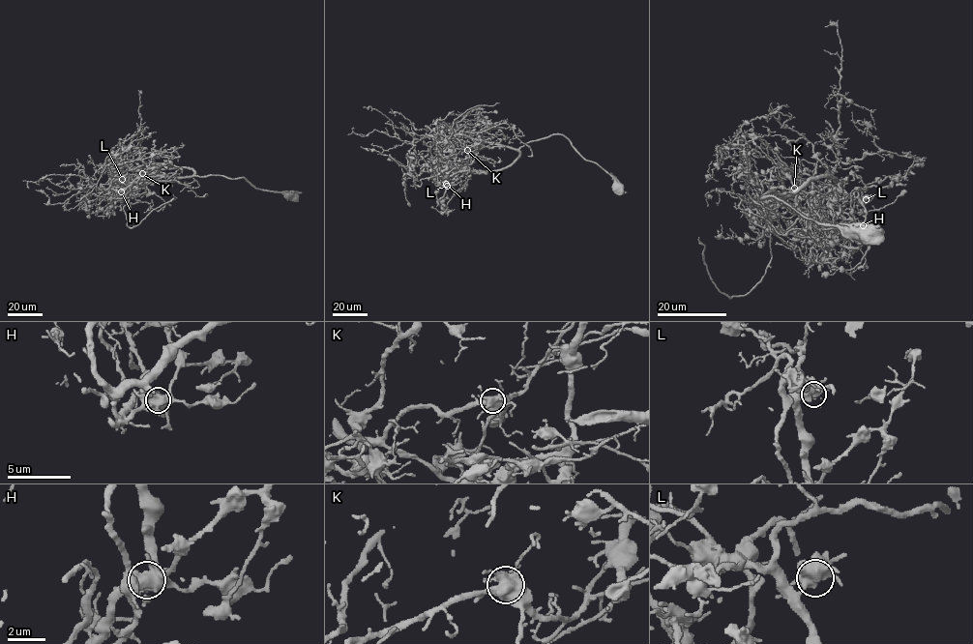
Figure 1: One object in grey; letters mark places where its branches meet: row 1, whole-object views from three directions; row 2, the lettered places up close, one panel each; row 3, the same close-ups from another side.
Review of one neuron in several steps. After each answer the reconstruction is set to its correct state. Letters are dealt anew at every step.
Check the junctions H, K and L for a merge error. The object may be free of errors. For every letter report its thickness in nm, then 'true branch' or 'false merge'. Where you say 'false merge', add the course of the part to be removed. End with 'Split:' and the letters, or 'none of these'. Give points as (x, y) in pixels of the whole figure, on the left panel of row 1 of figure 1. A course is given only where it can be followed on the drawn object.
H: calibre 650 nm; false merge; course (121, 191), (123, 187), (111, 196), (100, 186), (131, 186), (124, 209), (132, 227), (174, 198)
K: calibre 550 nm; true branch
L: calibre 550 nm; true branch
Split: H

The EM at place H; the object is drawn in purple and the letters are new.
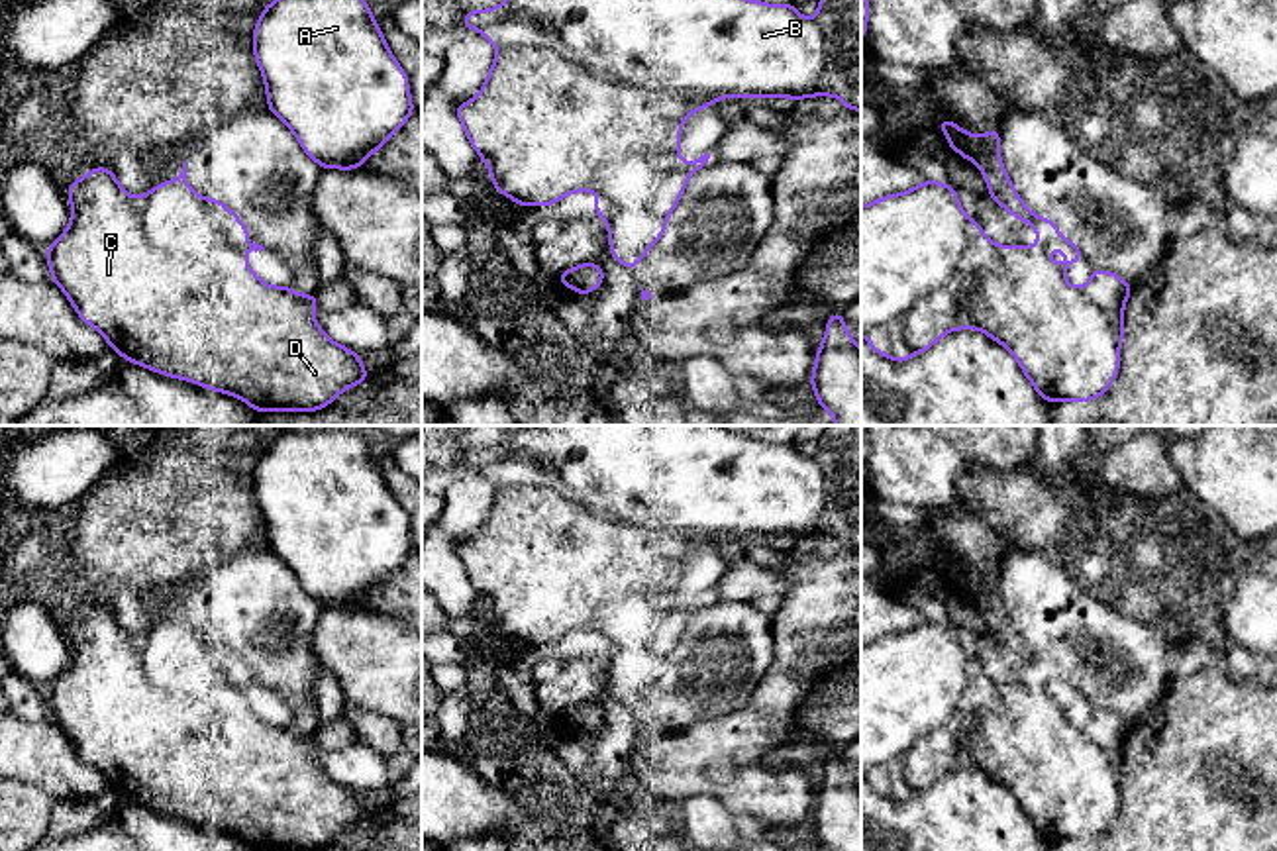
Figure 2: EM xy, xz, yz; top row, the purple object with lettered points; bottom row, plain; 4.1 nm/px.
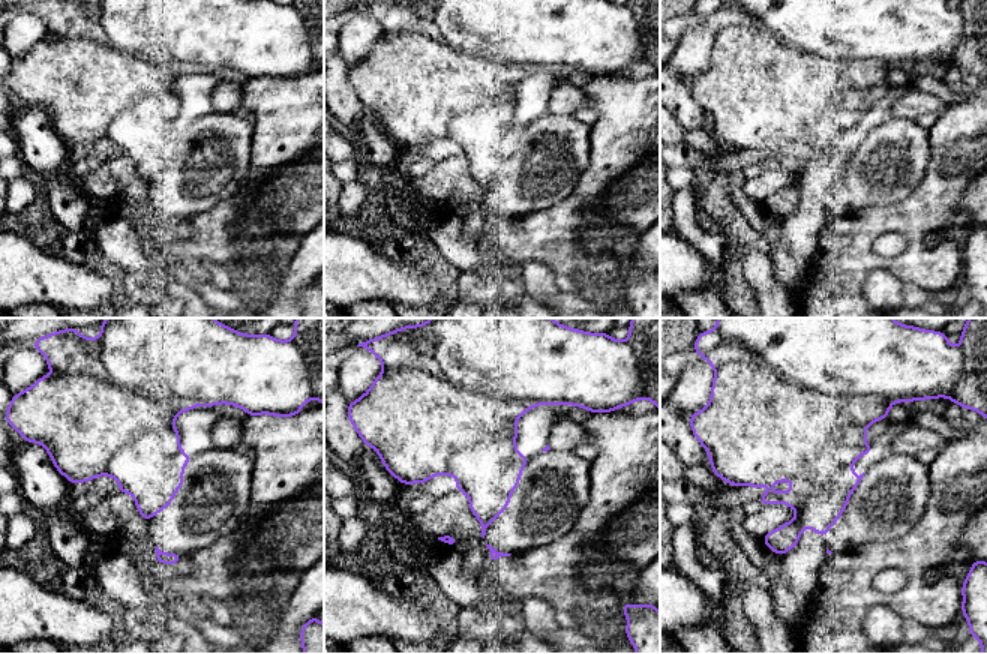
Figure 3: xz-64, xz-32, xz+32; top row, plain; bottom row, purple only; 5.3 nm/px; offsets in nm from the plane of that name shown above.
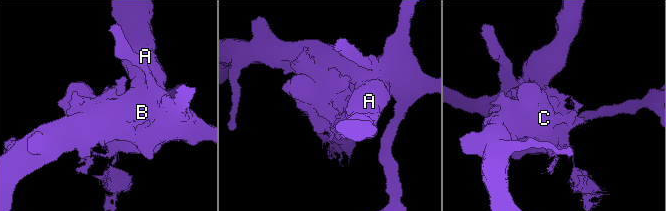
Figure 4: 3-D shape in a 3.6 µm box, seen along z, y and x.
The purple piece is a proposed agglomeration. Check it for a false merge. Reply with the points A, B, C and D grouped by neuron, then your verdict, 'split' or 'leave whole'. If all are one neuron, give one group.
A B / C D | split

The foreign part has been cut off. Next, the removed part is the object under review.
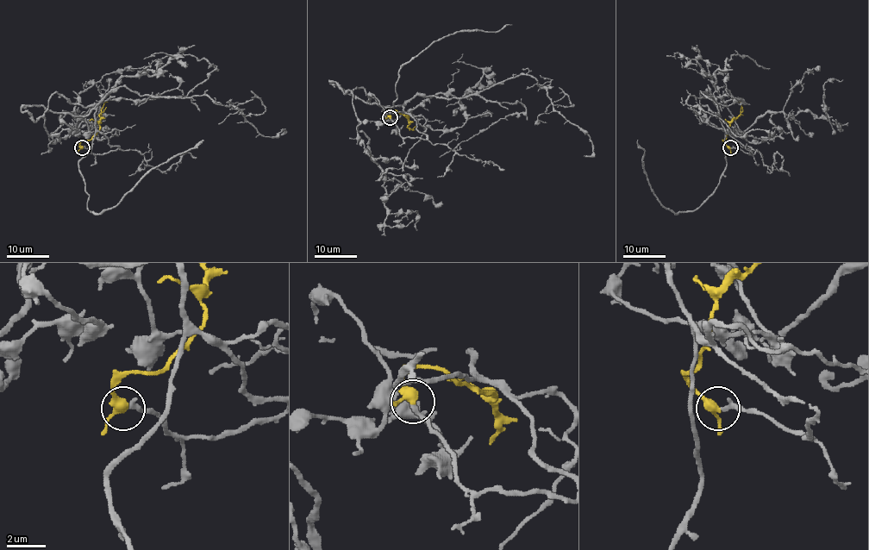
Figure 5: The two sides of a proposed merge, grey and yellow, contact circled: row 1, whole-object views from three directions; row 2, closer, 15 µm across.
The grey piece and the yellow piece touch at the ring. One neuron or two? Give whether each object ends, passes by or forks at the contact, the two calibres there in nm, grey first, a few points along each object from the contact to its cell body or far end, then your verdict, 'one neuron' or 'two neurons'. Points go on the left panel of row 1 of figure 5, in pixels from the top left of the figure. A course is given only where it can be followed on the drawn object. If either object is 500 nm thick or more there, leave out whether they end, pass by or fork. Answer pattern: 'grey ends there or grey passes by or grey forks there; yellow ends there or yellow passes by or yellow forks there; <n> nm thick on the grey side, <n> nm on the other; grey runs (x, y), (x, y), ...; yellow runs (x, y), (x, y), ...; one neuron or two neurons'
grey ends there; yellow passes by; 220 nm thick on the grey side, 360 nm on the other; grey runs (82, 147), (118, 148), (95, 109), (21, 109), (49, 137), (109, 79); yellow runs (82, 147), (80, 143), (91, 138), (99, 129), (100, 114), (103, 104), (108, 102); one neuron

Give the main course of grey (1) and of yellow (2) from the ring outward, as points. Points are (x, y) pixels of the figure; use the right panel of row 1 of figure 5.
1: (731, 147), (751, 148), (697, 105), (741, 137), (767, 112), (823, 118), (823, 84), (842, 79)
2: (730, 147), (722, 140), (730, 123), (740, 114), (741, 104), (738, 102)

